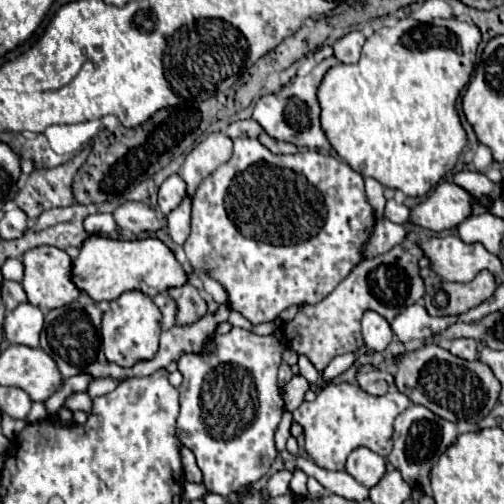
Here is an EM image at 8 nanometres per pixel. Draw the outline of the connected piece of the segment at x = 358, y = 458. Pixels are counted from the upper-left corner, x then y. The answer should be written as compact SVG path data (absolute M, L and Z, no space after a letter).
M357 448L349 454L345 470L363 486L373 488L385 474L385 458L367 450Z

